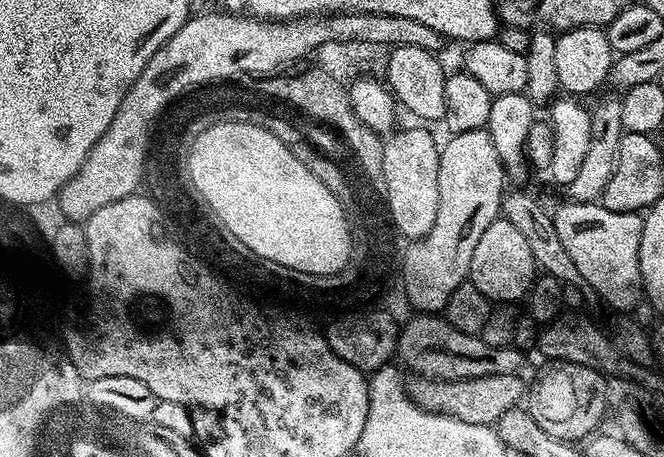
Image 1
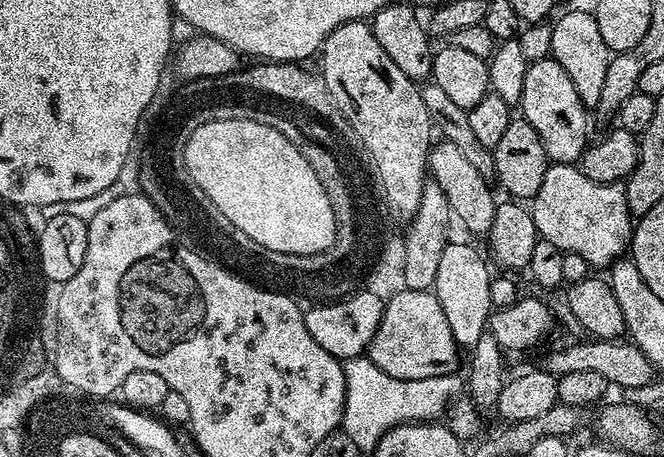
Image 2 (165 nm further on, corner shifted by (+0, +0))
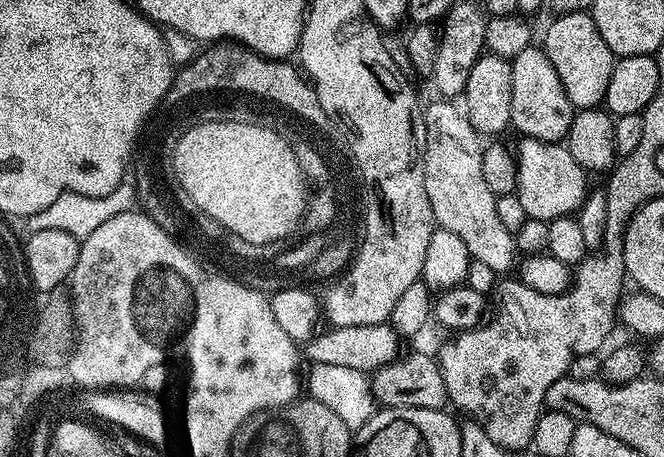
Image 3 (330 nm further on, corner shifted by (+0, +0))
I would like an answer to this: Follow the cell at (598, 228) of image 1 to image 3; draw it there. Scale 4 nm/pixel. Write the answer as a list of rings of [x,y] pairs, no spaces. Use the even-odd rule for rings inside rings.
[[[527,138],[519,141],[520,148],[515,149],[518,162],[518,182],[515,195],[522,202],[522,210],[530,220],[557,220],[559,216],[571,216],[579,213],[584,200],[590,195],[589,177],[582,166],[570,158],[563,143],[547,144],[541,140]]]

